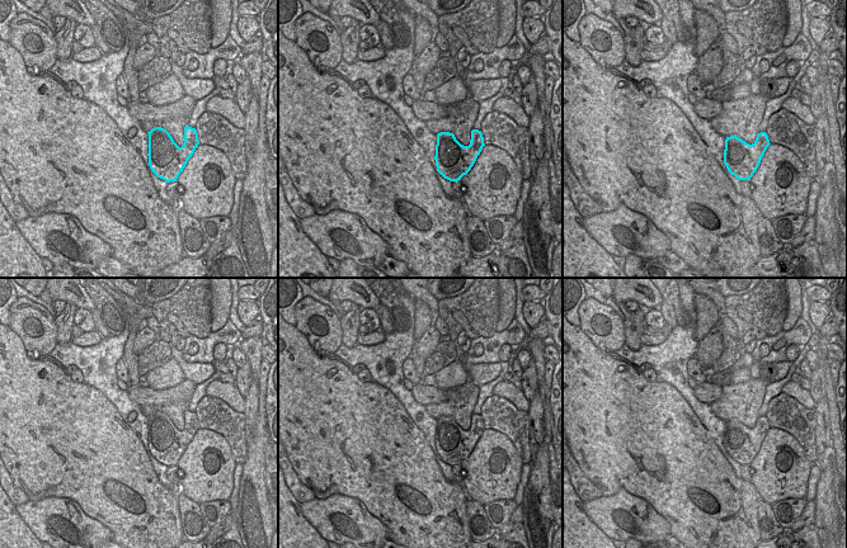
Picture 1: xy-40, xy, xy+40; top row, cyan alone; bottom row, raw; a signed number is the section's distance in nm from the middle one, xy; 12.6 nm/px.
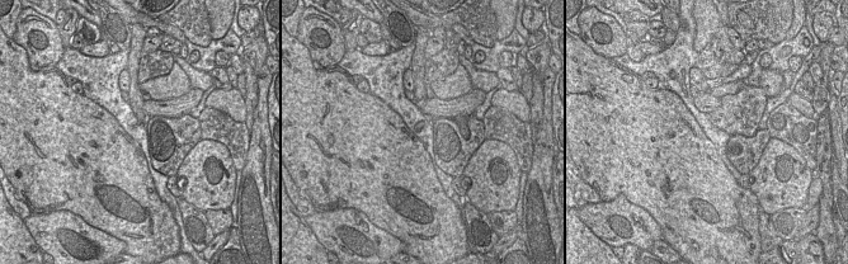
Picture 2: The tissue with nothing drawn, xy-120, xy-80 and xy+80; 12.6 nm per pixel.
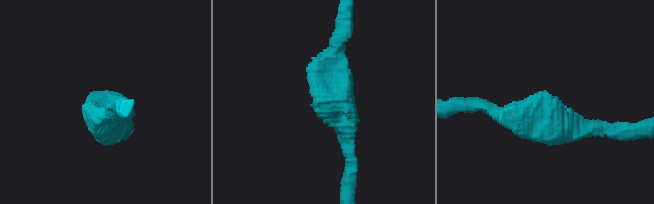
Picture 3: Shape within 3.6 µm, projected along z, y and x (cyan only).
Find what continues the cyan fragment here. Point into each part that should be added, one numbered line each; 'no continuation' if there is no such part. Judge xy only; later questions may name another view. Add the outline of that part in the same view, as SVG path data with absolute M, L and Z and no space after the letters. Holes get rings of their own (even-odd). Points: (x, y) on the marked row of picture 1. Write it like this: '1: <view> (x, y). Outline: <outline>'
no continuation

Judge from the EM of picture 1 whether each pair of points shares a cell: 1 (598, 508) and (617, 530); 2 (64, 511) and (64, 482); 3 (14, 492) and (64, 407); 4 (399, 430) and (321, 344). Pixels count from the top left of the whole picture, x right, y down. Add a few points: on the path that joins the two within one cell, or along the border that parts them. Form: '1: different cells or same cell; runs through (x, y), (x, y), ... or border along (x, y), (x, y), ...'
1: same cell; runs through (603, 513), (616, 525)
2: different cells; border along (34, 500), (70, 497), (86, 515)
3: different cells; border along (13, 483), (28, 499)
4: different cells; border along (304, 336), (319, 354), (333, 354)

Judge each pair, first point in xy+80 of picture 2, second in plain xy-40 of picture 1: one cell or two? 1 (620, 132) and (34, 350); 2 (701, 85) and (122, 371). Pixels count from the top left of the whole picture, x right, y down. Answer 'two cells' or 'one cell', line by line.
1: two cells
2: one cell

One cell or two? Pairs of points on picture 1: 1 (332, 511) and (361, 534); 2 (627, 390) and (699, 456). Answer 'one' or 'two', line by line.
1: one
2: one

